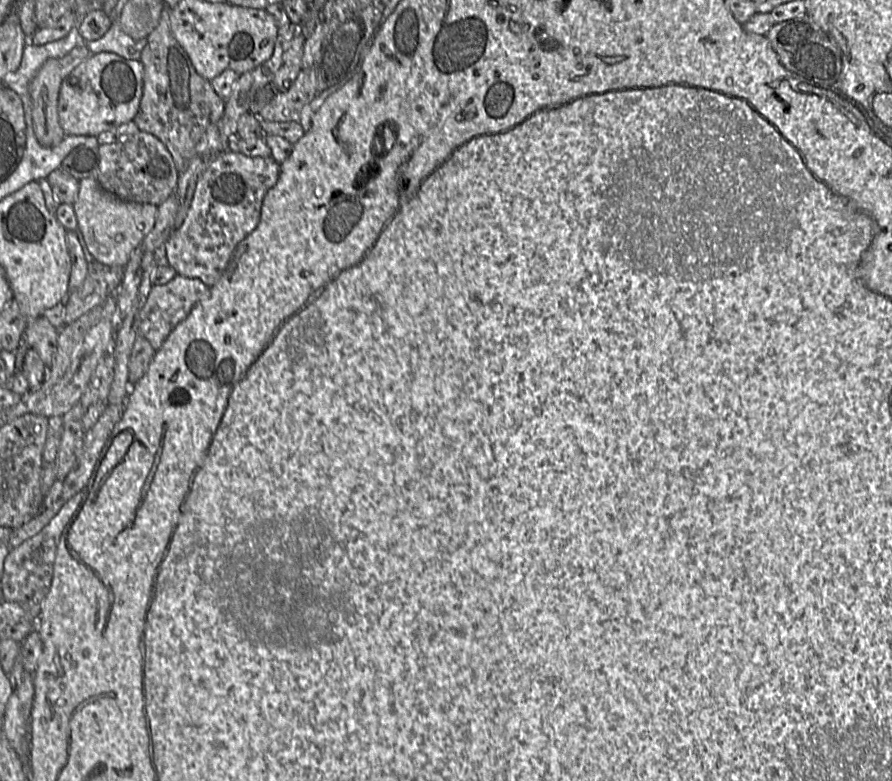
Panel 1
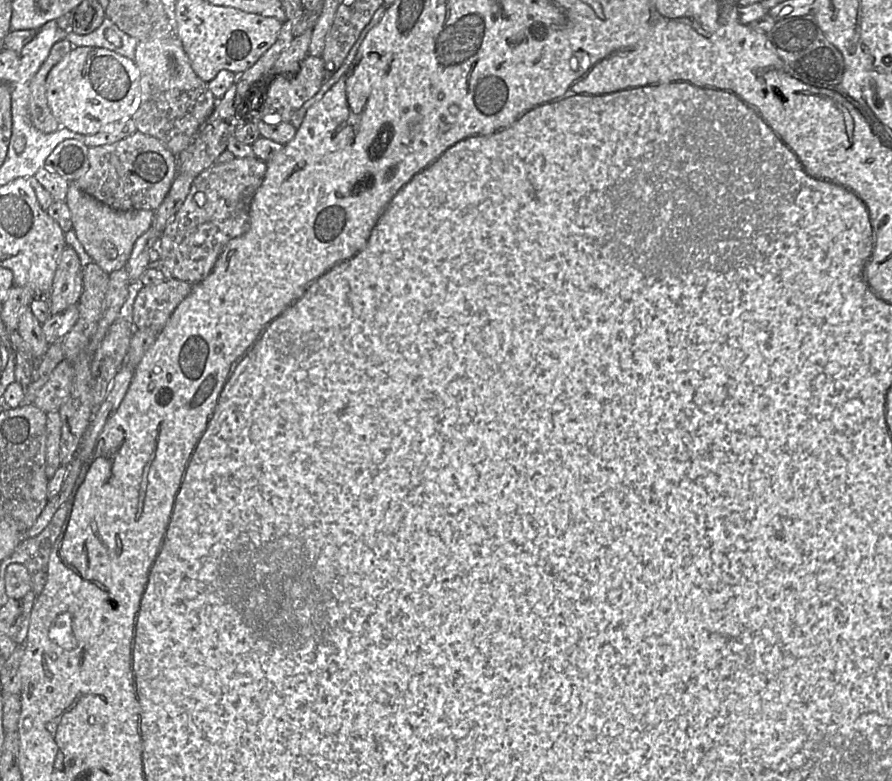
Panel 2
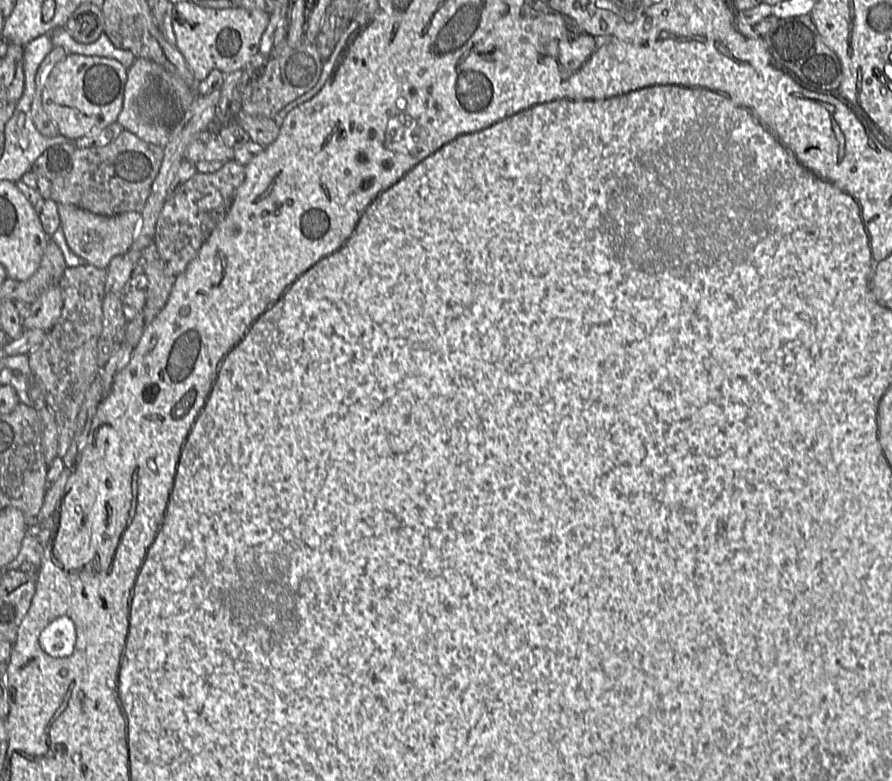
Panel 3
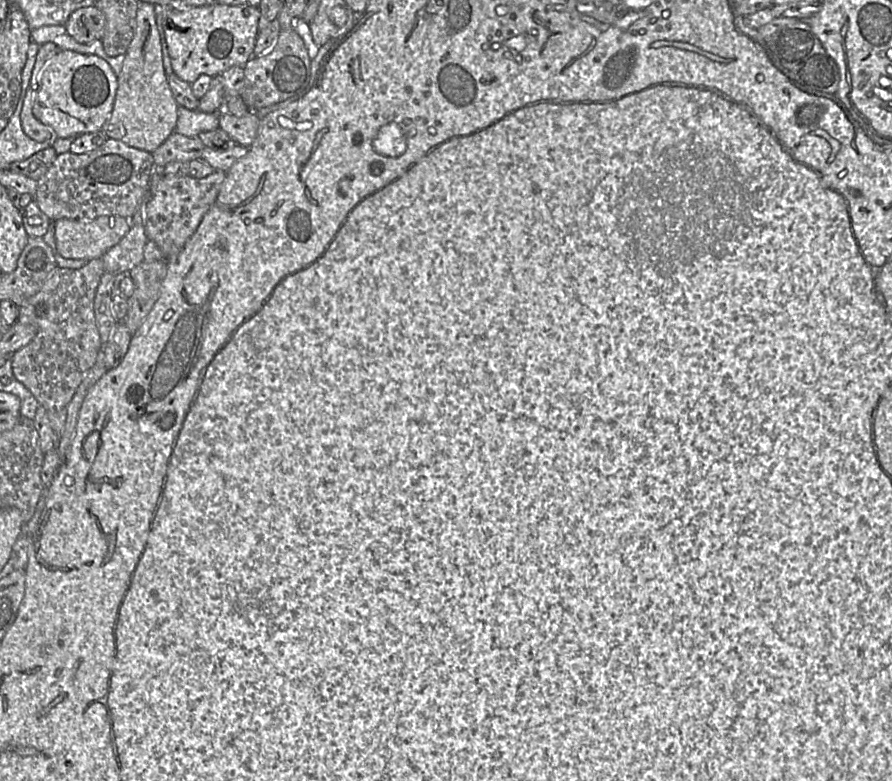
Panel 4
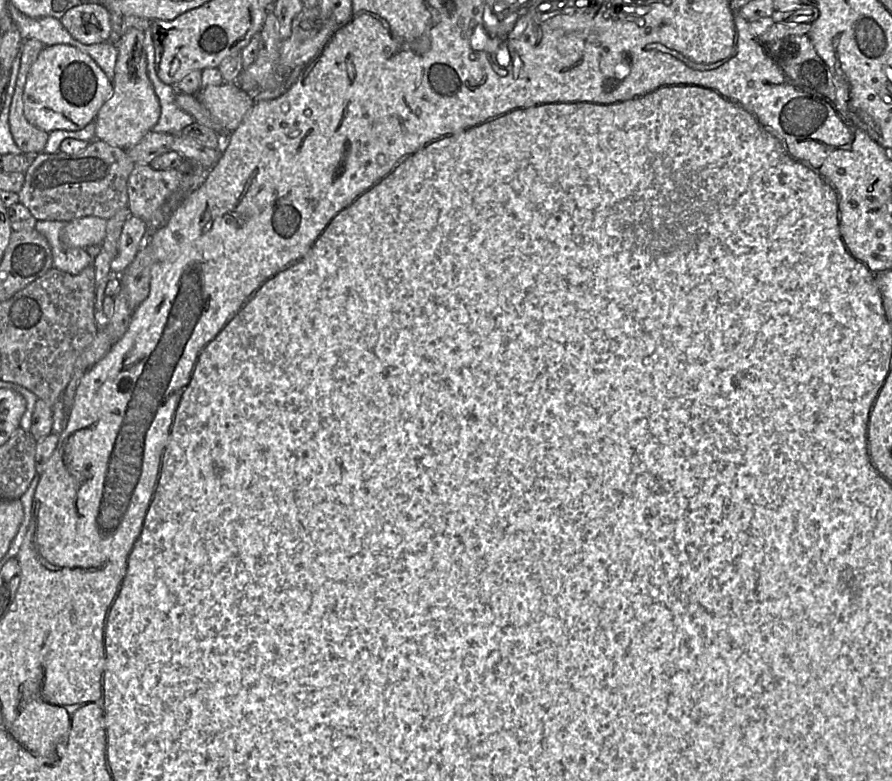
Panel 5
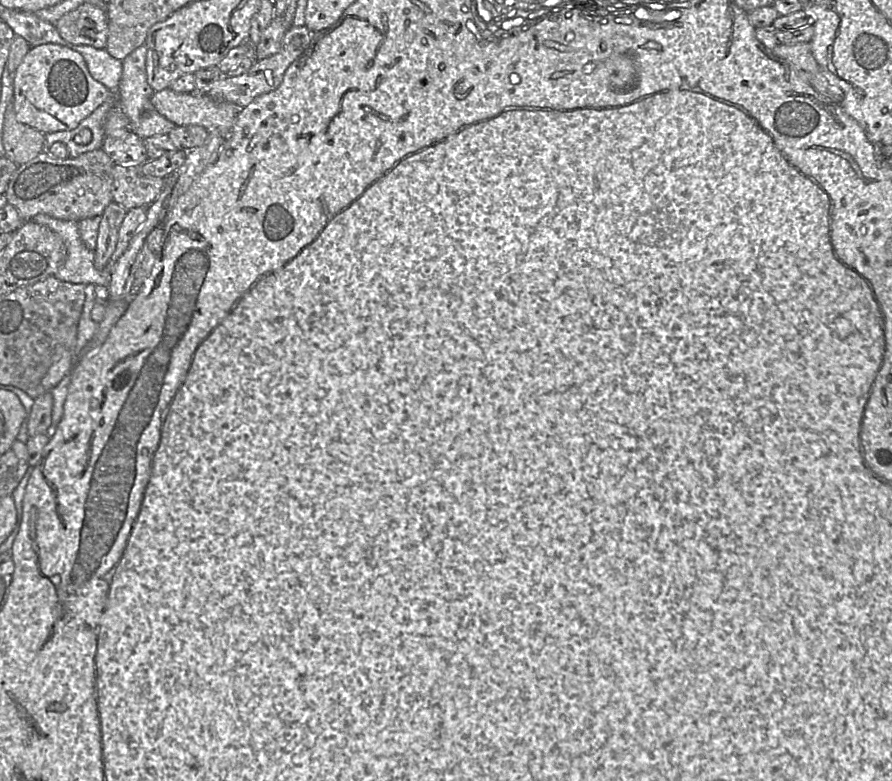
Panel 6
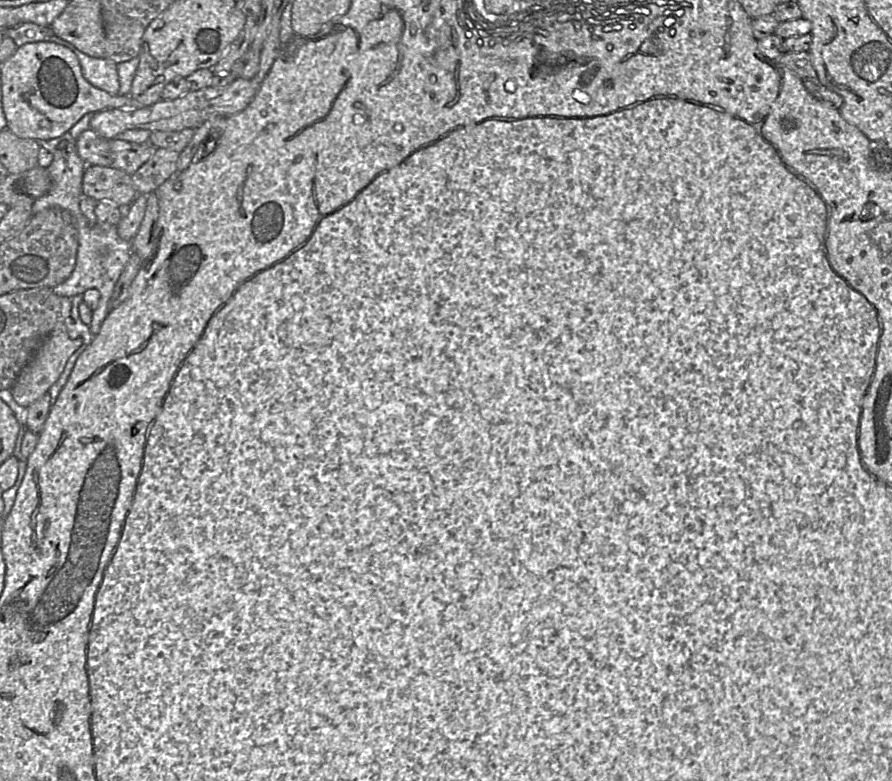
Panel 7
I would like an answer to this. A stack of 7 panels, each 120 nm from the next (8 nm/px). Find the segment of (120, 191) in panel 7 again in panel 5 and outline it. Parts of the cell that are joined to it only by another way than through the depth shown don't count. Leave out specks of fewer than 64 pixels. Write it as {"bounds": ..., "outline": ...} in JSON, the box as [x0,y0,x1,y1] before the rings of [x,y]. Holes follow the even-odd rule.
{"bounds":[128,164,183,232],"outline":[[[135,164],[128,178],[128,207],[131,216],[142,219],[148,232],[167,221],[163,206],[178,189],[183,175],[177,169],[155,171],[149,165]]]}

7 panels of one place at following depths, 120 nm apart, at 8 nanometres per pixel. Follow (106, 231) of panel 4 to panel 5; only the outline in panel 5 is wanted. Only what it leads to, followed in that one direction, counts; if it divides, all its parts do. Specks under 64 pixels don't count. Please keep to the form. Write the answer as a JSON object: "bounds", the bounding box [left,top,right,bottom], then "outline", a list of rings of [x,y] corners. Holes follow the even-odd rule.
{"bounds":[60,216,107,249],"outline":[[[88,216],[65,224],[60,234],[64,248],[86,249],[90,246],[101,246],[106,236],[107,220]]]}

